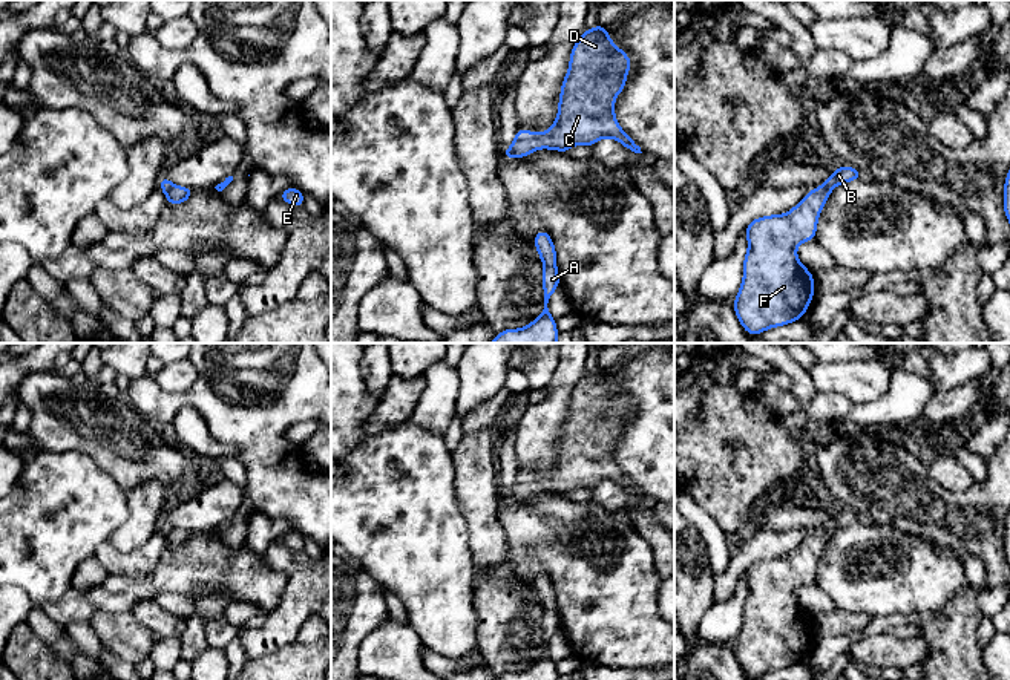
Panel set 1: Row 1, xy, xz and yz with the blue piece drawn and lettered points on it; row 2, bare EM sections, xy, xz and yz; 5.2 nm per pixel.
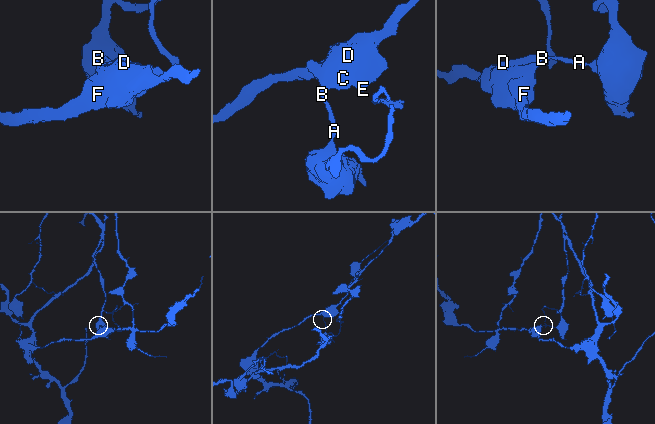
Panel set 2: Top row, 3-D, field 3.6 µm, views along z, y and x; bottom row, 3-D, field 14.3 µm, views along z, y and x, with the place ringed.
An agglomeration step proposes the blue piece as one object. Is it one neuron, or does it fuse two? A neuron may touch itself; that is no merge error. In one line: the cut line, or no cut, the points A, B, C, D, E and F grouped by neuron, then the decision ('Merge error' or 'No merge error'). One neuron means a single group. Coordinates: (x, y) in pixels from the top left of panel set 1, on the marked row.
Split along yz (822, 184), (831, 189). Groups: A B / C D E F. Merge error

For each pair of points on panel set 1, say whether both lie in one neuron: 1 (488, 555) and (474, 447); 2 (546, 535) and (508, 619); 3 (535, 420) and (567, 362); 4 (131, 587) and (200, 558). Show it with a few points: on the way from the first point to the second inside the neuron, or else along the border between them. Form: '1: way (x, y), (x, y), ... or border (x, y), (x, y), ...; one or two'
1: way (485, 529), (475, 474); one
2: border (504, 561), (534, 588); two
3: way (549, 406), (557, 398), (566, 375); one
4: way (147, 587), (183, 570); one

